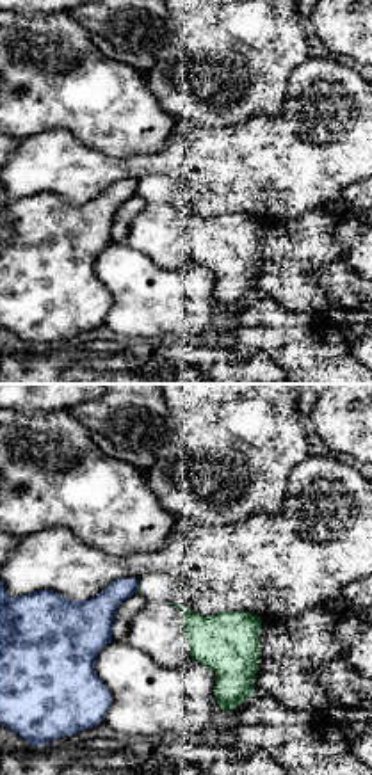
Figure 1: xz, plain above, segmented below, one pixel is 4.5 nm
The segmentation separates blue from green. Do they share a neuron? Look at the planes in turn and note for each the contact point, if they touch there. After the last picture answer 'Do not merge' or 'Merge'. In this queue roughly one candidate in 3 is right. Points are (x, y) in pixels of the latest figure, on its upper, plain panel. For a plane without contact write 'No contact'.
Touches blue at (136, 189)

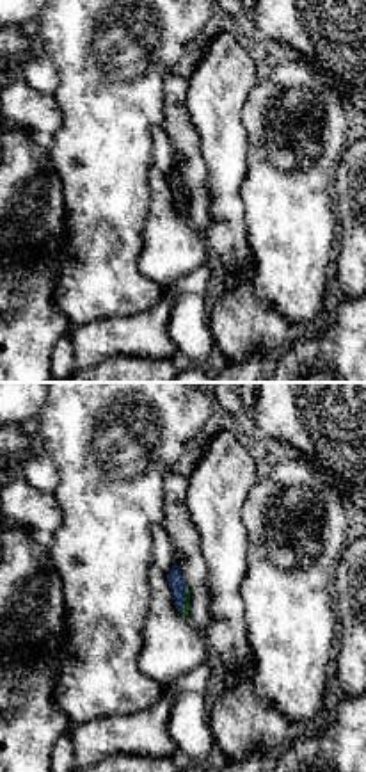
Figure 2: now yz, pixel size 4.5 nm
Touches blue at (183, 201)

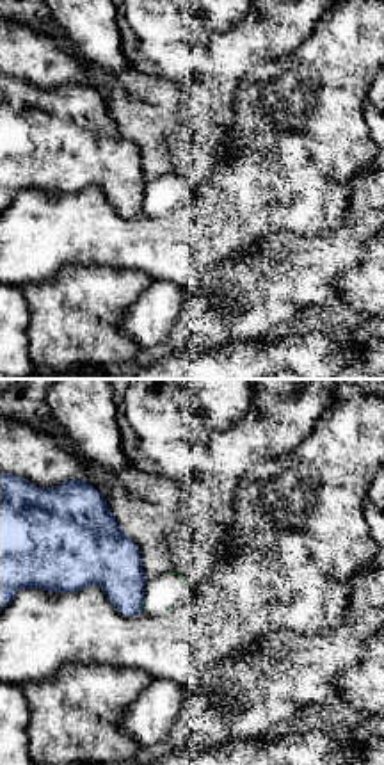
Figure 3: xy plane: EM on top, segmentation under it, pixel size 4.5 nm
Touches blue at (141, 209)

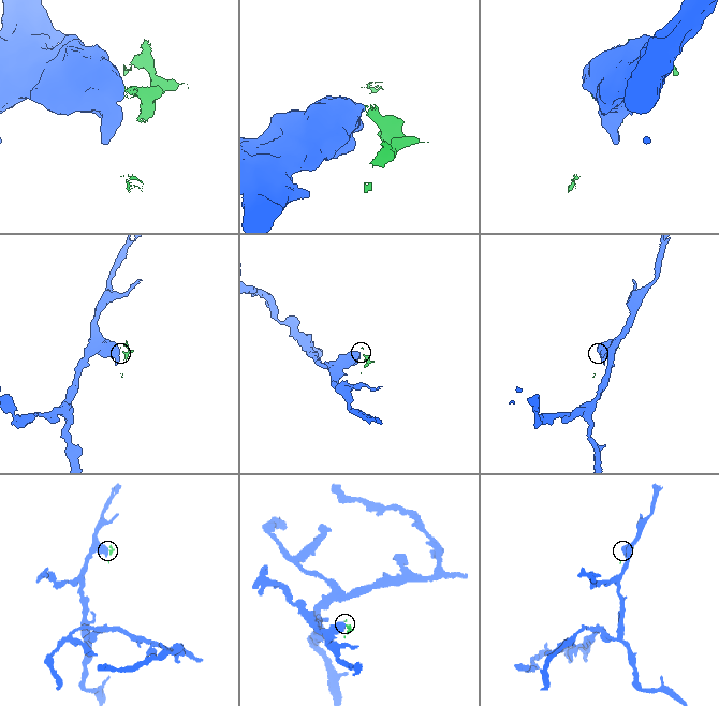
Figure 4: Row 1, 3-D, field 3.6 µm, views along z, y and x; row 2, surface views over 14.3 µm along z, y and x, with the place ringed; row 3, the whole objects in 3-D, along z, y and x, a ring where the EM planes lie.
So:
Do not merge

